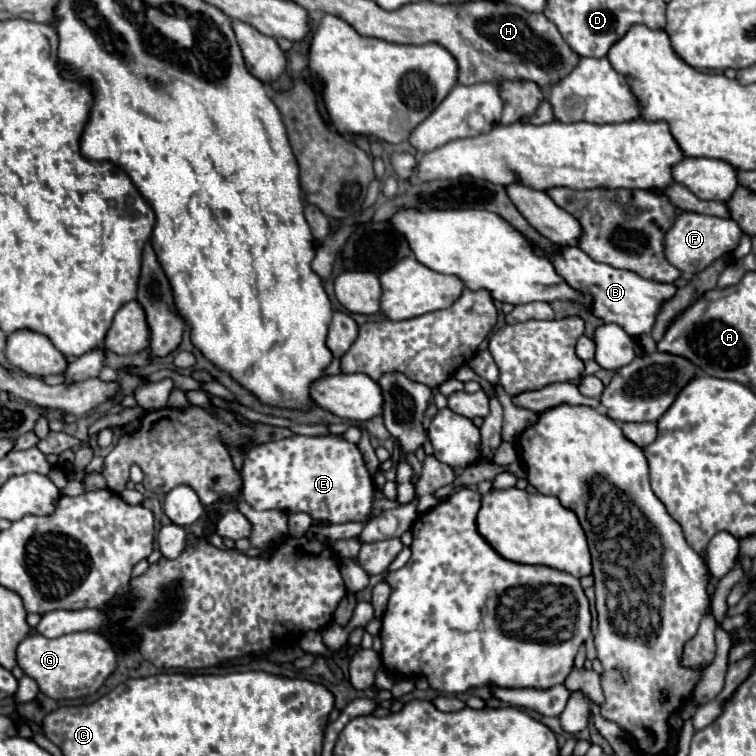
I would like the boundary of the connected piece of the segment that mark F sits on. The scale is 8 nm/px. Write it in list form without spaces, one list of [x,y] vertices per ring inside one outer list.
[[[683,212],[675,226],[665,236],[665,256],[683,274],[697,274],[705,270],[713,260],[733,252],[739,246],[743,230],[735,220],[725,220],[717,216],[705,216],[697,212]]]

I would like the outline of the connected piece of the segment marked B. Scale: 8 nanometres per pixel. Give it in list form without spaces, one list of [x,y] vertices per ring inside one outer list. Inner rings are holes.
[[[531,242],[531,248],[535,254],[545,256],[555,266],[557,274],[577,292],[591,296],[591,314],[601,318],[603,322],[619,324],[629,336],[641,336],[649,334],[655,322],[657,308],[663,300],[671,298],[675,294],[673,284],[659,284],[653,280],[645,280],[629,270],[619,270],[609,264],[599,264],[591,260],[585,252],[581,252],[577,246],[559,246],[559,250],[545,250],[539,244]]]

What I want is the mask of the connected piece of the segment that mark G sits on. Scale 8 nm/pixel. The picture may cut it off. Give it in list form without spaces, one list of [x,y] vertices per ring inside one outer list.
[[[75,632],[75,634],[65,634],[59,638],[43,638],[43,636],[27,636],[19,646],[17,646],[17,666],[37,682],[39,690],[55,700],[61,698],[81,698],[89,696],[99,690],[99,686],[105,682],[105,678],[115,670],[115,652],[111,644],[97,632]]]

